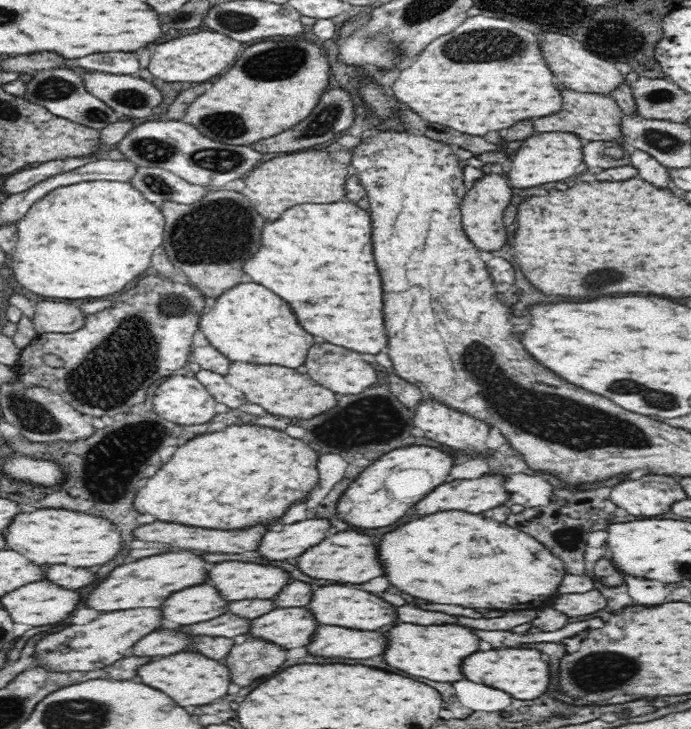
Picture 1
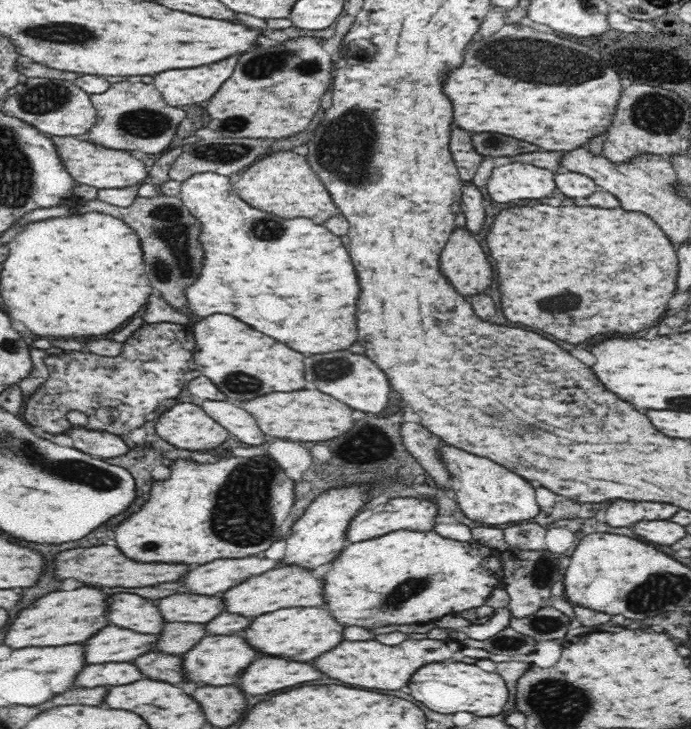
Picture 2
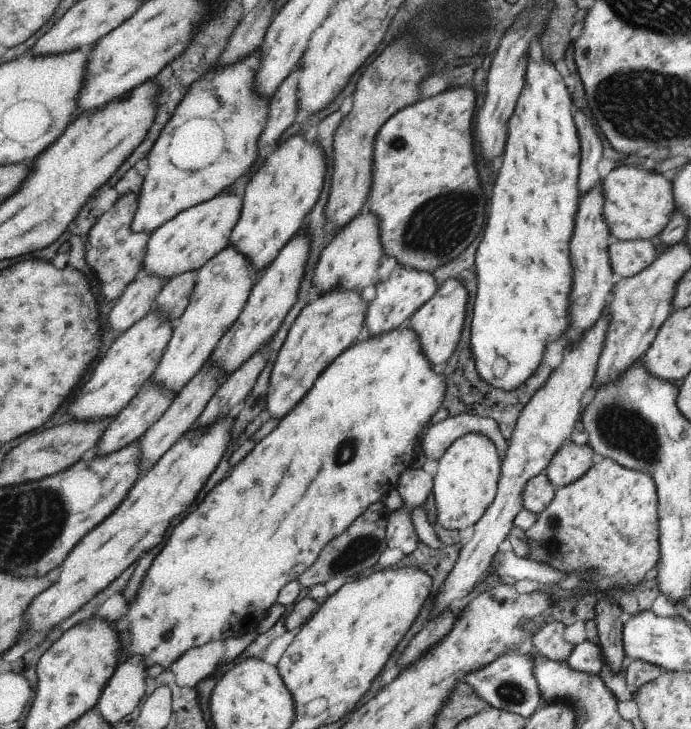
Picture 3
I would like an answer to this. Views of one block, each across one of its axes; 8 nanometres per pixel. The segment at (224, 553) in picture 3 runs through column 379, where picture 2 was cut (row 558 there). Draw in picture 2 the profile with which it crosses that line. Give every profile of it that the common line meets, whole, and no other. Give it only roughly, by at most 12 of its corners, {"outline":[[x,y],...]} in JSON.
{"outline":[[434,530],[349,543],[340,624],[428,622],[502,587],[499,551]]}

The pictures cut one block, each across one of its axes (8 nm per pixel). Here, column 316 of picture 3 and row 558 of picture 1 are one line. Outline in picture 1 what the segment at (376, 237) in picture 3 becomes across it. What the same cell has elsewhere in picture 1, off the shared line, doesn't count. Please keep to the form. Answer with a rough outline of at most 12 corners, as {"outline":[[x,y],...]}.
{"outline":[[318,518],[266,532],[257,551],[264,560],[296,558],[326,538]]}

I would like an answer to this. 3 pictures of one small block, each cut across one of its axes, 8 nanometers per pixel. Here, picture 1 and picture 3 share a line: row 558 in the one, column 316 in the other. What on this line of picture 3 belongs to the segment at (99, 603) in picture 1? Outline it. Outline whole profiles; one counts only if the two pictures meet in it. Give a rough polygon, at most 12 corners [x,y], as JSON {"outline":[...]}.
{"outline":[[290,136],[252,174],[230,245],[264,270],[322,194],[326,152]]}

